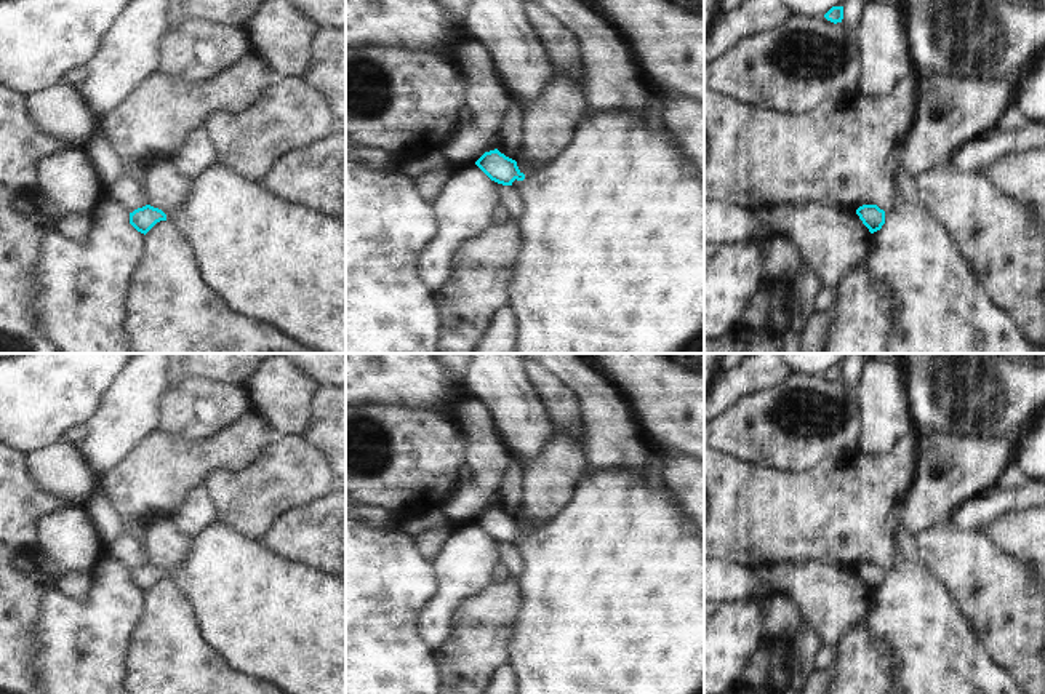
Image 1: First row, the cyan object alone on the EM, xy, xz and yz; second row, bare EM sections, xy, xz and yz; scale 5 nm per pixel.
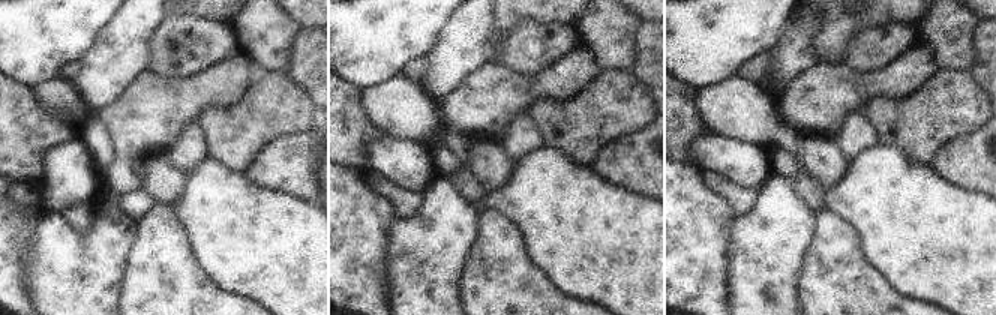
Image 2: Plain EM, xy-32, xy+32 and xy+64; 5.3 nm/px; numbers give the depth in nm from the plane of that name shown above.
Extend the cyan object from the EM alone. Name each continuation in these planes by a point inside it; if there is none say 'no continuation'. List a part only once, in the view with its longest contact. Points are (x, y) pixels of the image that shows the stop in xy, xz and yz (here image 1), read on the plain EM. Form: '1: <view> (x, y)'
1: xz (612, 592)

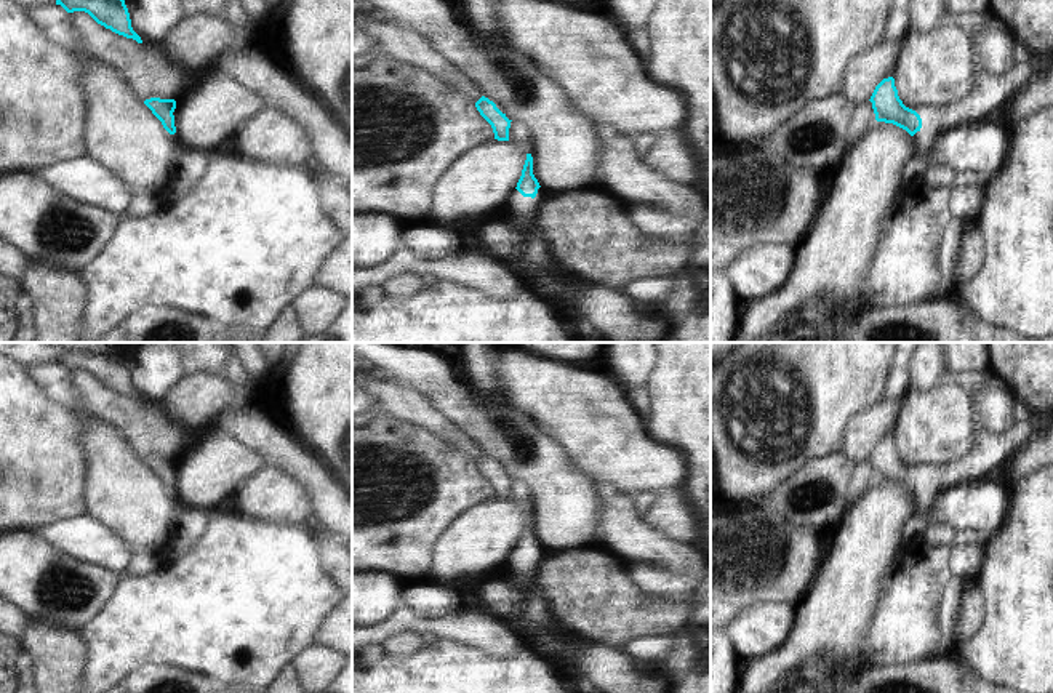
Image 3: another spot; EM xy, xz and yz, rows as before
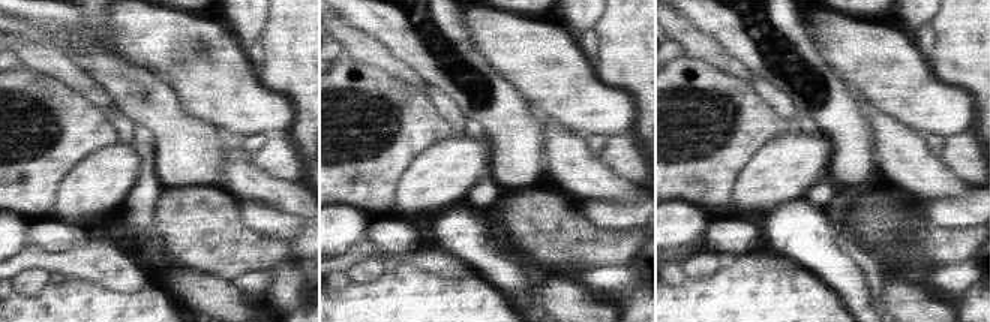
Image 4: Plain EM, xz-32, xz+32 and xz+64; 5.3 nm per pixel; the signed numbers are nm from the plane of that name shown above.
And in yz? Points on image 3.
1: yz (991, 450)

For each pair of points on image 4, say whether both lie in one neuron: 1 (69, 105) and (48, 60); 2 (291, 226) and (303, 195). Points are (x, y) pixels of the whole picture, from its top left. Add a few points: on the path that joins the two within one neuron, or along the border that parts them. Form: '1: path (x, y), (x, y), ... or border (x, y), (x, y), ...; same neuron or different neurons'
1: border (26, 68), (47, 74), (77, 92), (87, 102); different neurons
2: border (263, 204), (297, 214), (303, 220); different neurons

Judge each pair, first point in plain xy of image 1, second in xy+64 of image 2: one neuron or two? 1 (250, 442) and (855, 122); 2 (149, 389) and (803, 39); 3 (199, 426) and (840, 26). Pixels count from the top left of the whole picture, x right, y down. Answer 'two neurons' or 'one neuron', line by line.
1: two neurons
2: one neuron
3: two neurons

